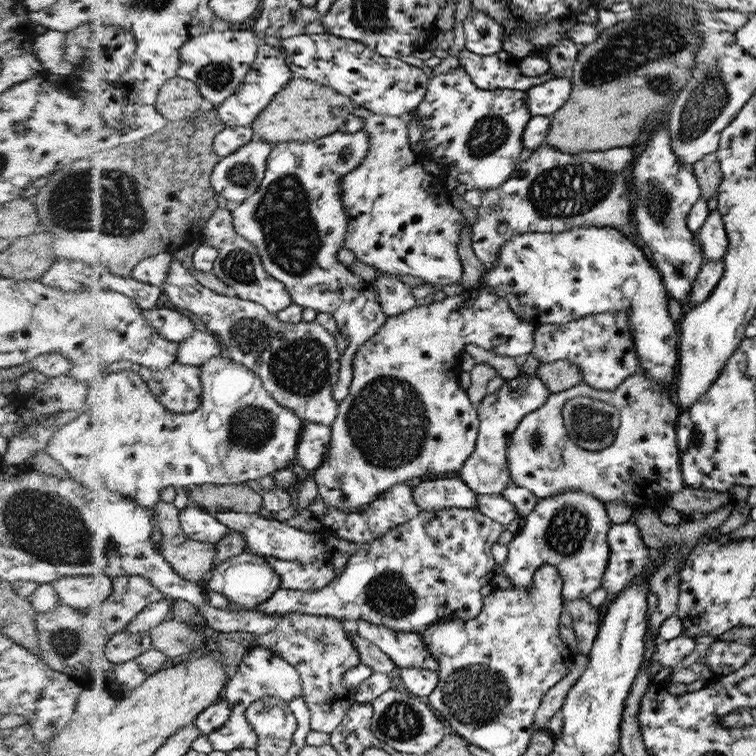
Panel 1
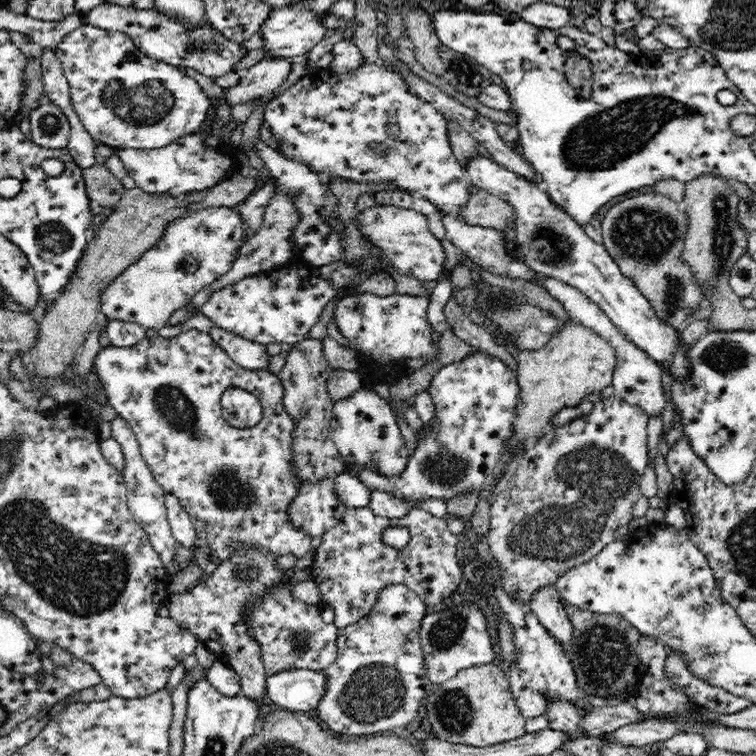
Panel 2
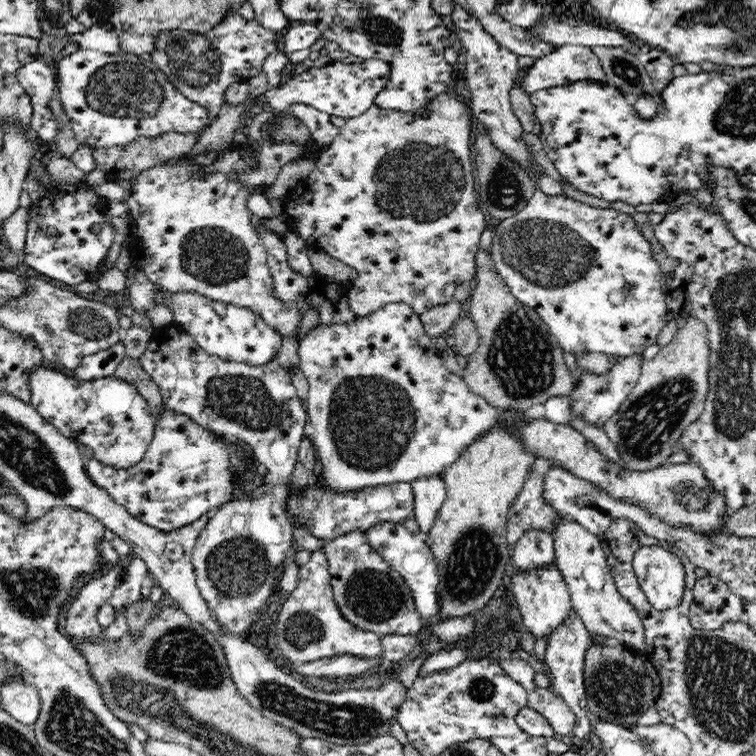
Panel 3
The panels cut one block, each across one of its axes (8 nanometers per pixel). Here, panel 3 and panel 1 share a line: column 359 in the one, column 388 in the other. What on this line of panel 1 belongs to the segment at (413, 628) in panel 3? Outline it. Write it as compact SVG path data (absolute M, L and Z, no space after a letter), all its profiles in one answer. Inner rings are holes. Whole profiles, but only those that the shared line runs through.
M450 507L435 511L421 511L407 523L398 525L379 539L363 543L354 553L339 576L329 588L316 592L280 589L276 594L254 608L254 612L268 615L286 615L302 612L315 616L332 616L342 621L366 620L371 624L384 625L396 631L422 633L428 627L444 620L476 619L482 608L482 587L488 585L494 576L494 546L498 536L507 527L500 521L492 520L475 509Z

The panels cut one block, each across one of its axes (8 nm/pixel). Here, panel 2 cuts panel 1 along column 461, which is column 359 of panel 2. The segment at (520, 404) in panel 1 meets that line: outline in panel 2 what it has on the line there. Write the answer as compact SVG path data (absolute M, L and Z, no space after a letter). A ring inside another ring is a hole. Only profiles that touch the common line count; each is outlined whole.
M471 350L462 361L444 366L434 376L428 391L435 405L434 424L430 428L422 424L420 435L414 432L417 446L409 456L407 468L400 477L385 478L377 475L375 471L354 471L348 469L347 463L345 464L346 473L358 478L370 492L395 493L411 505L416 502L420 504L430 496L447 502L454 496L473 490L479 491L485 484L488 474L495 471L496 463L500 460L501 444L513 434L514 410L517 408L517 394L520 392L515 370L497 357Z

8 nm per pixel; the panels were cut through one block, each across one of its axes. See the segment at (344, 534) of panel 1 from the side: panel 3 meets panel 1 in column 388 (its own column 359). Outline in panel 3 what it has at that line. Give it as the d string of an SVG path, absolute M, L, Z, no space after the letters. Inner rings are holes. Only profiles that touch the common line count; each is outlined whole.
M311 479L308 488L290 492L287 500L290 520L293 523L300 522L304 530L325 541L334 540L336 537L346 535L347 532L366 532L377 522L404 524L404 520L412 516L414 508L415 498L410 483L386 484L340 493L324 490Z

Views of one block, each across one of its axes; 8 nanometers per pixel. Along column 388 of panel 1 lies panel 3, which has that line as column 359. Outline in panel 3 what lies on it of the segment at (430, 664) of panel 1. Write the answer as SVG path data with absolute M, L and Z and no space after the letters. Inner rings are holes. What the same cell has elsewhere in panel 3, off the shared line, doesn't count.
M323 549L312 551L307 564L301 566L299 572L299 581L296 588L290 592L278 610L278 621L274 628L274 640L280 654L286 658L286 662L301 664L312 662L321 658L330 658L332 656L361 656L362 658L383 658L384 647L382 647L381 636L373 632L368 632L352 622L342 617L338 605L335 603L335 596L331 587L331 573L329 564Z

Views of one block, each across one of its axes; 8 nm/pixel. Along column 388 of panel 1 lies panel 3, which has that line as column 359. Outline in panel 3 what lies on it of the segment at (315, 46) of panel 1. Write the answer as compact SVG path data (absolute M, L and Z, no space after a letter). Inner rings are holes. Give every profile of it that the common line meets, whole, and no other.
M354 55L344 60L336 60L323 67L310 69L287 78L281 87L269 88L263 95L250 96L250 87L246 82L234 83L225 92L225 104L246 104L255 107L258 102L267 101L274 112L286 112L292 104L313 106L326 114L340 118L352 118L364 114L374 105L376 95L391 80L391 68L387 62L376 58L360 58Z

